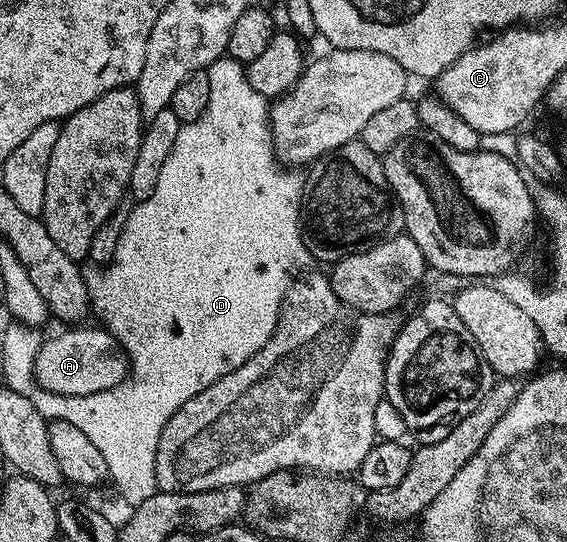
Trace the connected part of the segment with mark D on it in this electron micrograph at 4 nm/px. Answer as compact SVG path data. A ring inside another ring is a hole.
M221 57L207 67L208 80L210 81L210 105L206 105L206 113L198 117L198 121L183 124L178 133L178 141L174 141L174 149L162 165L162 173L158 177L158 185L154 193L150 193L148 199L141 199L135 204L136 208L126 215L126 222L120 241L116 246L116 252L112 254L108 267L105 271L98 268L87 268L86 278L88 280L88 298L91 310L94 315L101 319L99 321L107 331L116 338L122 345L122 349L128 355L128 366L130 377L125 379L119 387L106 389L105 392L91 393L90 396L76 396L76 407L56 407L56 421L69 423L75 428L86 433L90 442L102 457L106 457L108 466L108 479L116 482L122 498L128 505L135 505L154 497L157 493L156 485L156 454L158 453L158 437L162 437L162 429L166 429L166 421L186 405L202 389L210 389L214 381L226 377L238 365L246 365L254 353L270 341L274 329L278 325L280 310L284 304L284 298L292 288L294 277L299 276L307 263L310 263L308 247L304 243L302 230L302 204L304 201L304 179L299 170L289 169L276 154L272 145L272 129L270 126L270 103L263 95L254 93L254 89L248 80L248 72L245 64L236 59Z

